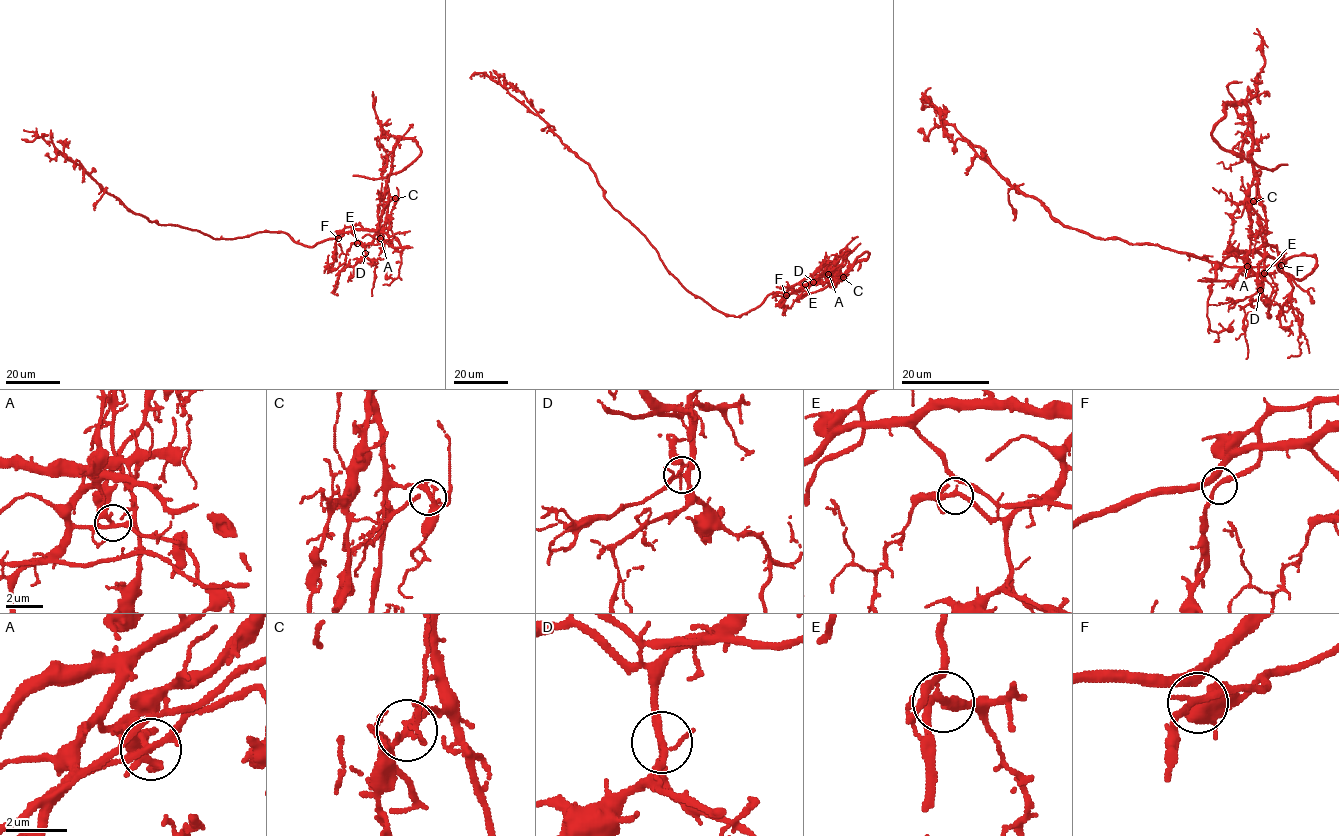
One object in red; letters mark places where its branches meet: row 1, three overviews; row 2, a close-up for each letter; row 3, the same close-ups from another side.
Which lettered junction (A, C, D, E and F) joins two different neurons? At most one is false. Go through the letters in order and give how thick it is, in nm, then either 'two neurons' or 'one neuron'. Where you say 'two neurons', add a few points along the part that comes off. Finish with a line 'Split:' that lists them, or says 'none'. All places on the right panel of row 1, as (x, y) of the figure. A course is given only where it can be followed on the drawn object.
A: calibre 200 nm; two neurons; course (1247, 265), (1250, 238), (1247, 193), (1253, 170), (1252, 117), (1247, 103), (1264, 64), (1257, 28)
C: calibre 200 nm; one neuron
D: calibre 240 nm; one neuron
E: calibre 200 nm; one neuron
F: calibre 190 nm; one neuron
Split: A

